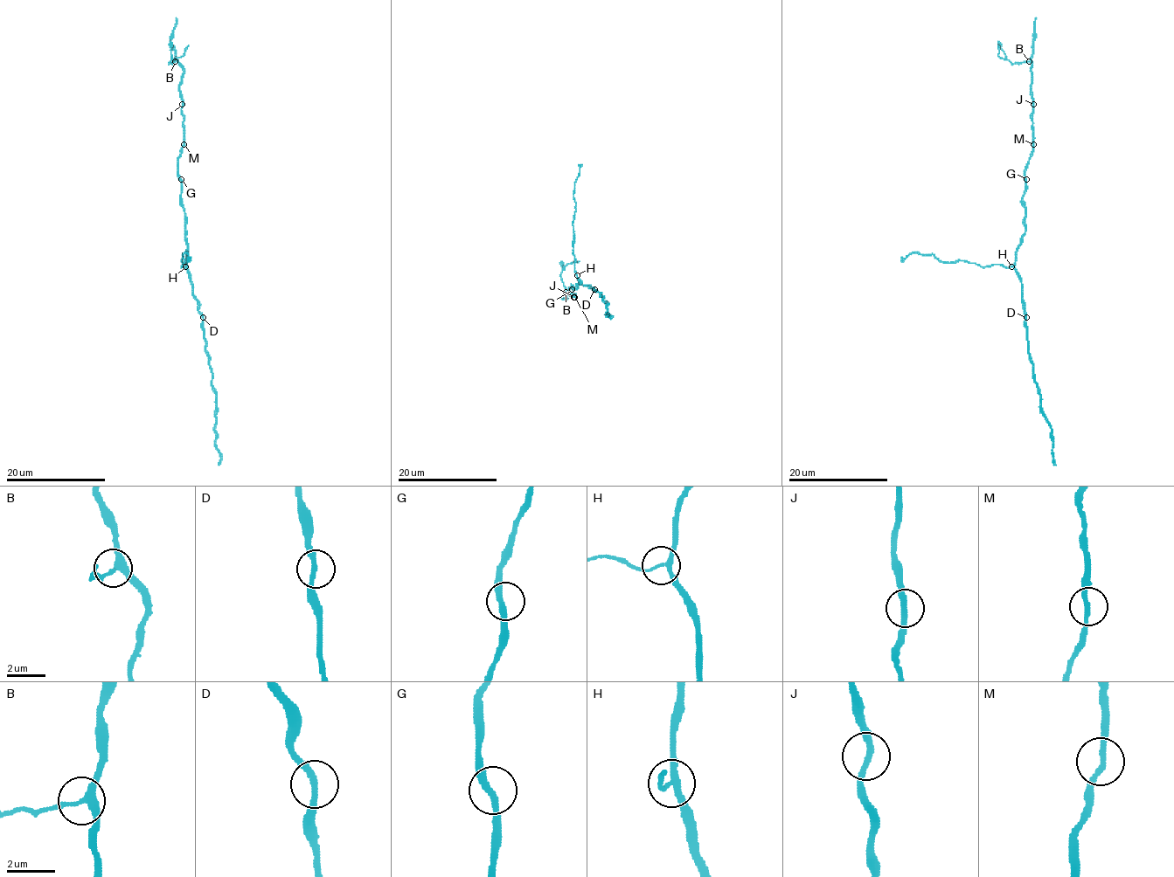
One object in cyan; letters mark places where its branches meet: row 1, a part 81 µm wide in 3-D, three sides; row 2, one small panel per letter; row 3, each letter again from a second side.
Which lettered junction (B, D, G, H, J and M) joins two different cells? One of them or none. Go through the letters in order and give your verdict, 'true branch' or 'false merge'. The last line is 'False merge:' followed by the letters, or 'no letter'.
B: true branch
D: true branch
G: true branch
H: true branch
J: true branch
M: true branch
False merge: no letter

